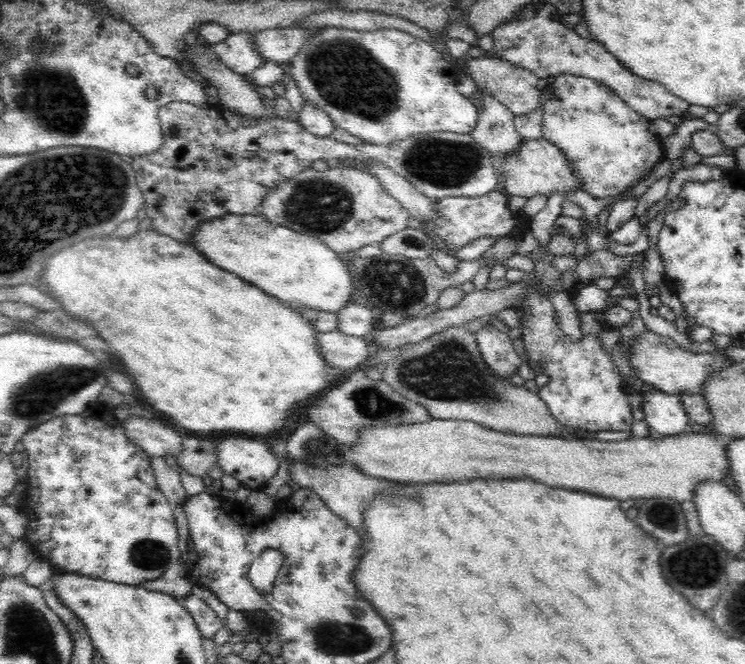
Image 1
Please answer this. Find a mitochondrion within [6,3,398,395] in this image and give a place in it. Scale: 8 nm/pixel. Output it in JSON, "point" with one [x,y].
{"point":[51,100]}

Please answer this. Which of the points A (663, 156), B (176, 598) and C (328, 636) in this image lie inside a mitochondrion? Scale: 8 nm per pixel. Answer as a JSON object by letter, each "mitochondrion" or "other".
{"A":"other","B":"other","C":"mitochondrion"}

